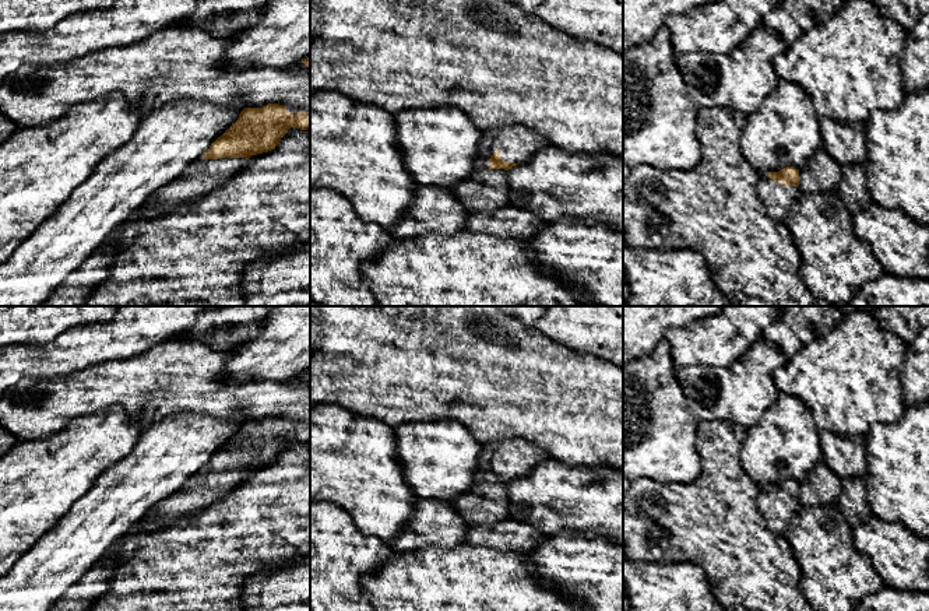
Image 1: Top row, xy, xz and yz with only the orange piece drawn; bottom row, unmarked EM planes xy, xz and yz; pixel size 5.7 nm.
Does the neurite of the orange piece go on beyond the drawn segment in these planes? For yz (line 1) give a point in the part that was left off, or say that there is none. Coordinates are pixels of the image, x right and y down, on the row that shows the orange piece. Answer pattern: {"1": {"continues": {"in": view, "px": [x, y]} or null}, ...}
{"1": {"continues": {"in": "yz", "px": [777, 199]}}}

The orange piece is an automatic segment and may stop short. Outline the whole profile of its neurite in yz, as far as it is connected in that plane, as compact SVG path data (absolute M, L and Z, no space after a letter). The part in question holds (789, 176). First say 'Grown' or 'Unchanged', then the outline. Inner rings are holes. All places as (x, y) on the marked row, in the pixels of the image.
Grown. M787 166L778 172L759 173L756 189L768 217L778 224L785 224L789 208L795 199L802 194L799 169Z

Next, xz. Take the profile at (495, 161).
Grown. M502 126L482 130L476 169L509 171L525 162L539 150L550 147L541 134L524 126Z

